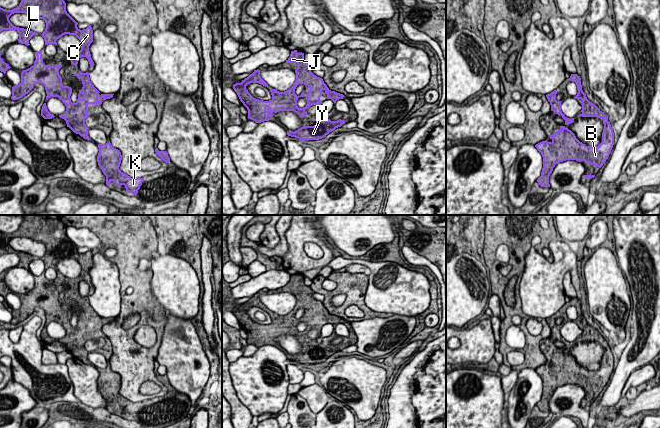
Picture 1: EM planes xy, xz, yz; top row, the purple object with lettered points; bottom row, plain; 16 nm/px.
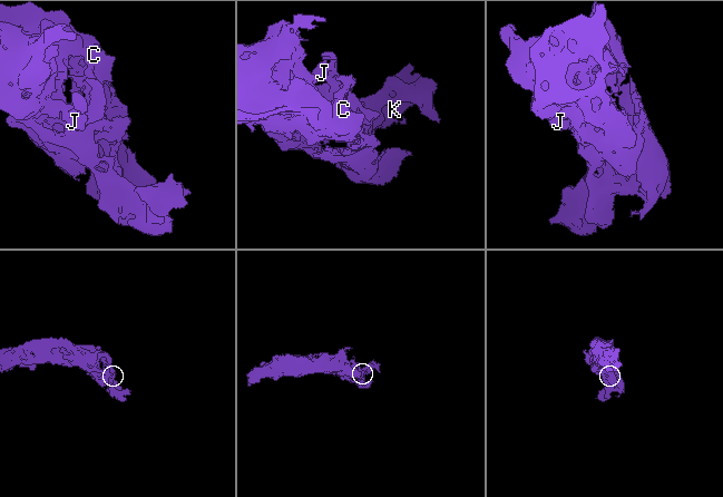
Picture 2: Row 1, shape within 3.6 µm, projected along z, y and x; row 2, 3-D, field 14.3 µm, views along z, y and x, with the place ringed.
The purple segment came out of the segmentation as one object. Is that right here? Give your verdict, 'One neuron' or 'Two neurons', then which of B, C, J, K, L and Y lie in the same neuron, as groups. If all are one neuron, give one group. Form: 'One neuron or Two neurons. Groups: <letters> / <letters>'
One neuron. Groups: B C J K L Y

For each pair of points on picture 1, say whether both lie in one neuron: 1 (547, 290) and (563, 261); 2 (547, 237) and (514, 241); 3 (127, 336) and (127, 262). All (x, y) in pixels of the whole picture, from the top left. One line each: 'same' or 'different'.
1: same
2: same
3: same

